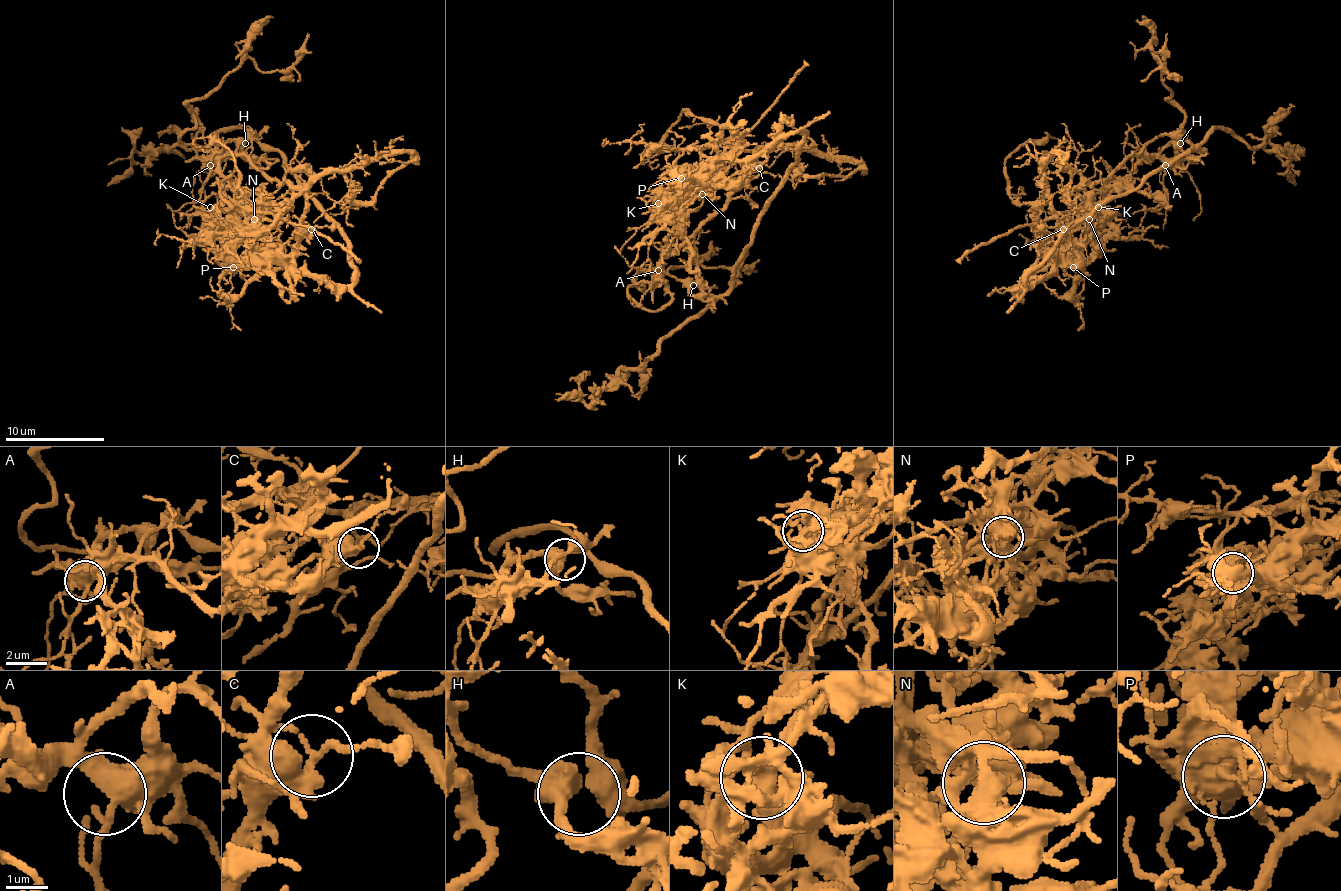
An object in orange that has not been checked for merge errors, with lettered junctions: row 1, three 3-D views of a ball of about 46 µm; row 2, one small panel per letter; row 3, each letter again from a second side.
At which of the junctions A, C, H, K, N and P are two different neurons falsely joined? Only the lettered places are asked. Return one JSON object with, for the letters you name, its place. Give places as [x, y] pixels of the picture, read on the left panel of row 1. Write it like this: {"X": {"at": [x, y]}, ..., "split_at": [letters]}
{"C": {"at": [311, 229]}, "N": {"at": [254, 219]}, "P": {"at": [233, 267]}, "split_at": ["C", "N", "P"]}

